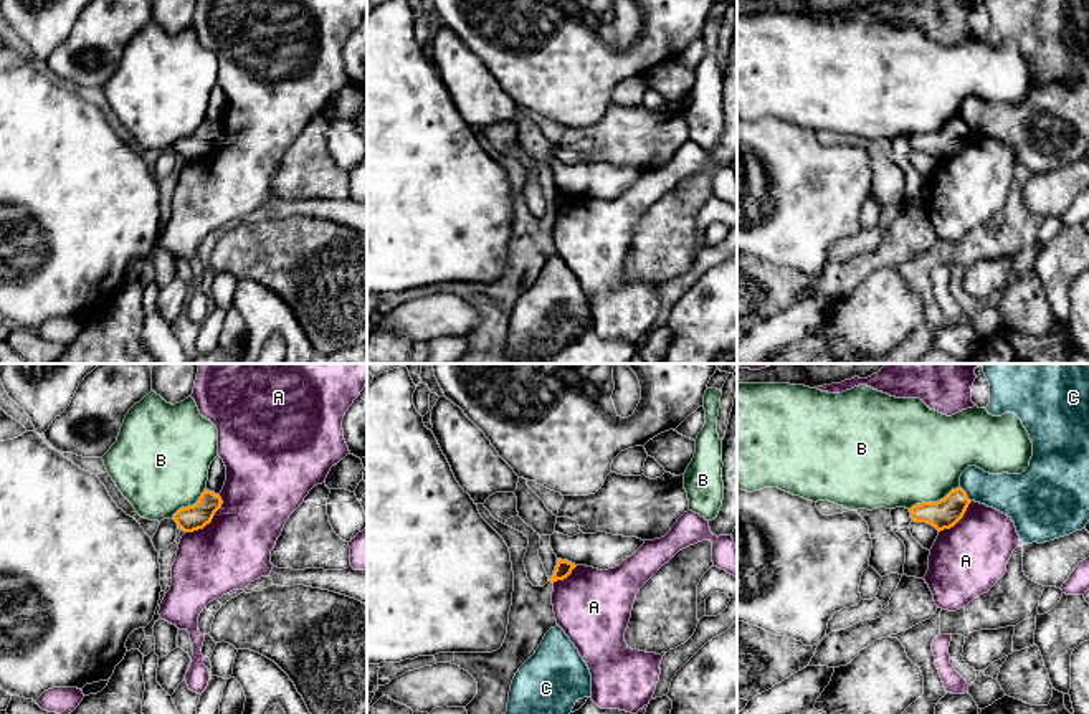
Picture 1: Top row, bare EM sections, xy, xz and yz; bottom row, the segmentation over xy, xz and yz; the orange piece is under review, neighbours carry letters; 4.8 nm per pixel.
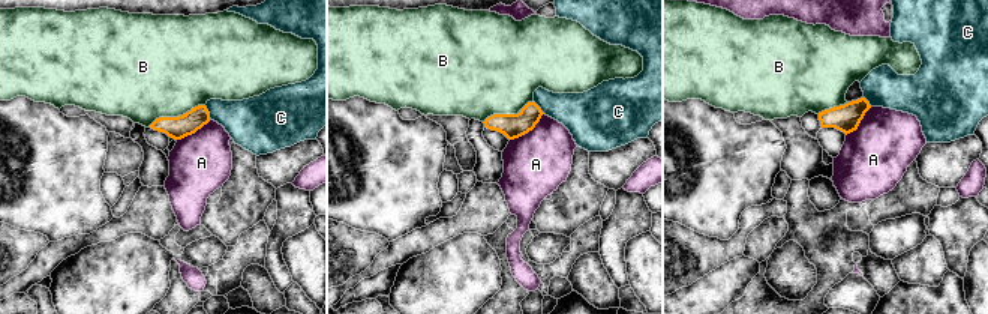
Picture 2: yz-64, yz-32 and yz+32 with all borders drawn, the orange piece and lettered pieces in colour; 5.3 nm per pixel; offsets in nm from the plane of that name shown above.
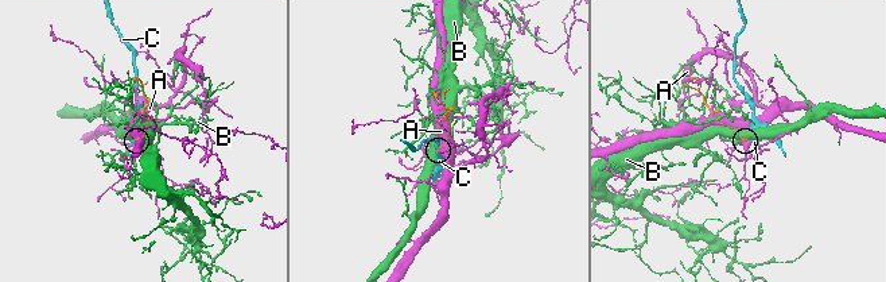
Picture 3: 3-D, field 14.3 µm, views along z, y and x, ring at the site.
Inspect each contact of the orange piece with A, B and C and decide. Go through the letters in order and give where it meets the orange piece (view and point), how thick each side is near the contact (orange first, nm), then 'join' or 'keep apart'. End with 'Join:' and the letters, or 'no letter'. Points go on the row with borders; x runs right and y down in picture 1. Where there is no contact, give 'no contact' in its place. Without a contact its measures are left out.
A: contact xy (210, 521); calibres 120 and 360 nm; keep apart
B: contact yz (934, 503); calibres 140 and 460 nm; keep apart
C: contact yz (965, 495); calibres 140 and 200 nm; keep apart
Join: no letter

